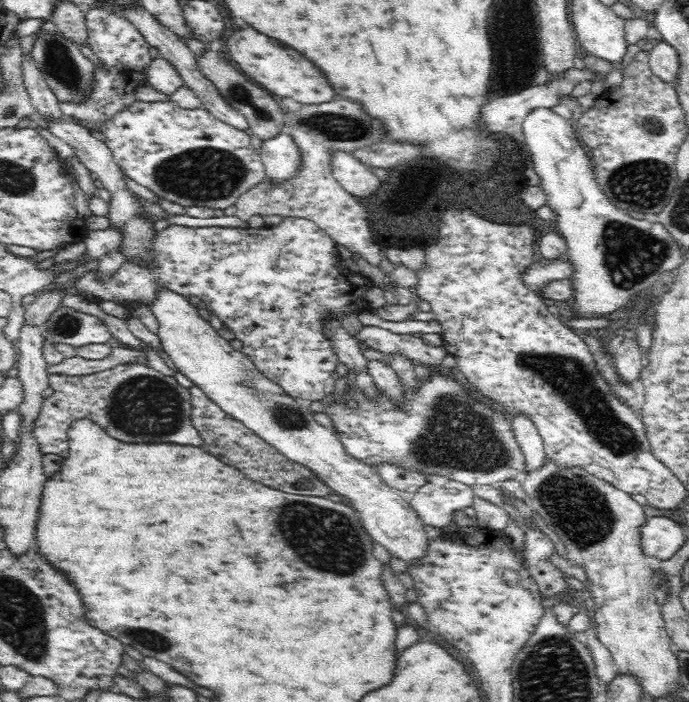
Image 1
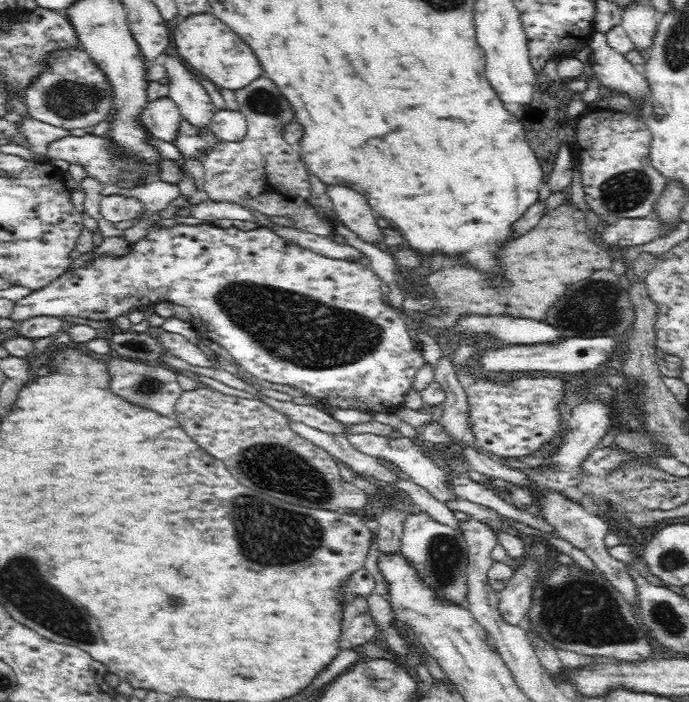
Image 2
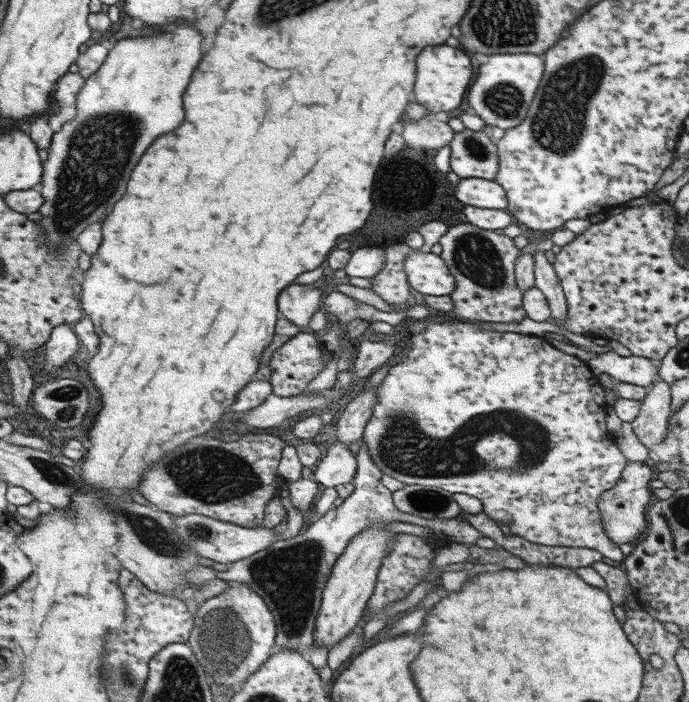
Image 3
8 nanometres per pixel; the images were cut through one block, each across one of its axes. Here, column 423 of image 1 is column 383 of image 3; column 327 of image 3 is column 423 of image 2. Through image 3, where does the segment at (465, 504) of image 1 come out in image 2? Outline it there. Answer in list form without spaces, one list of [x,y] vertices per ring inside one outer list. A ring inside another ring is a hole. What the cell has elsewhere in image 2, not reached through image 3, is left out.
[[[422,510],[407,516],[403,522],[403,529],[404,532],[402,532],[400,548],[398,549],[400,554],[404,555],[404,558],[408,559],[414,568],[417,568],[420,578],[424,579],[428,586],[434,587],[440,598],[448,599],[449,602],[464,602],[462,605],[466,605],[468,543],[460,529],[454,529],[449,525],[442,524],[427,511]]]

